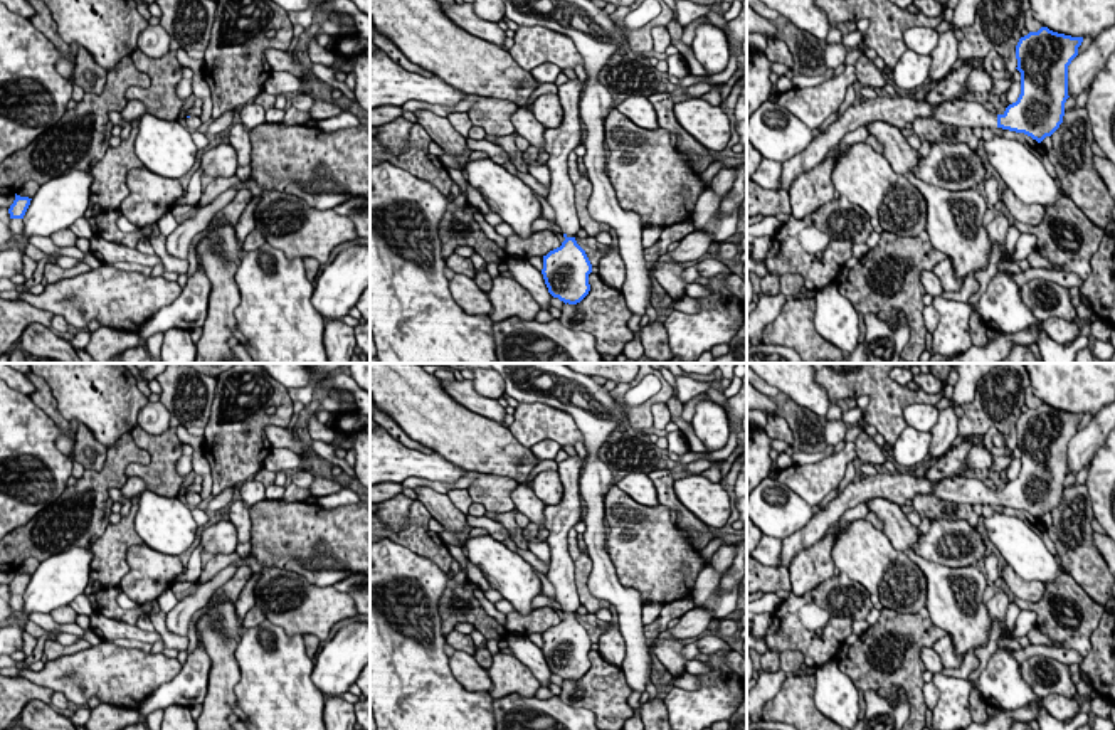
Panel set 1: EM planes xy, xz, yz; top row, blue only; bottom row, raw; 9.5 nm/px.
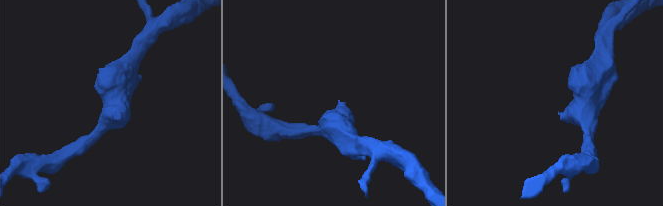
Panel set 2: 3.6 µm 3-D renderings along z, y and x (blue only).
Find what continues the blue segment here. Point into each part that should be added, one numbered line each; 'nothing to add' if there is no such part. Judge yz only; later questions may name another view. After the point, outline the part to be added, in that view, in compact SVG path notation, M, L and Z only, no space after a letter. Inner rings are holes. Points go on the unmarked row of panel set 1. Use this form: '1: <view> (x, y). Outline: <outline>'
1: yz (897, 486). Outline: M886 473L856 478L839 496L836 496L822 511L816 513L804 528L782 540L780 565L789 567L792 558L811 548L831 525L841 520L843 513L859 503L873 498L885 498L903 506L917 495L935 495L947 501L997 506L997 491L984 484L982 479L952 476L942 479L918 478L913 473Z

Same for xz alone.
1: xz (560, 518). Outline: M568 456L560 461L557 471L563 484L563 498L557 505L547 505L543 510L543 526L550 532L550 565L547 579L555 589L555 599L562 611L575 614L580 607L575 587L575 567L568 555L568 532L580 521L580 473L584 459Z

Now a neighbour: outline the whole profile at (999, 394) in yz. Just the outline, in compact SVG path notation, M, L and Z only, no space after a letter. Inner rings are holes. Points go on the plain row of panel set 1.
M999 363L977 382L974 400L962 405L957 436L972 434L974 427L996 427L1006 439L1004 447L1012 451L1028 385L1031 380L1023 363Z

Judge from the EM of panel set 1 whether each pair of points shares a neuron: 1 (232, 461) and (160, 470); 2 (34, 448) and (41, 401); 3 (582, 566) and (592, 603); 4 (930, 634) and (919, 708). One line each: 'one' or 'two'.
1: two
2: two
3: one
4: one

